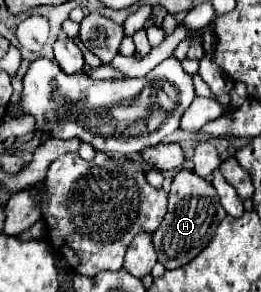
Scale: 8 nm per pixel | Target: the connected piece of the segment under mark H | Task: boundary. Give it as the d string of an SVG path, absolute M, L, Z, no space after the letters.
M179 170L175 174L171 190L169 190L167 214L165 214L161 226L157 228L157 232L153 234L153 244L157 250L159 262L167 270L181 268L187 262L191 262L211 242L217 226L221 224L221 220L225 216L227 216L227 212L223 210L215 188L207 180L199 178L195 172Z

